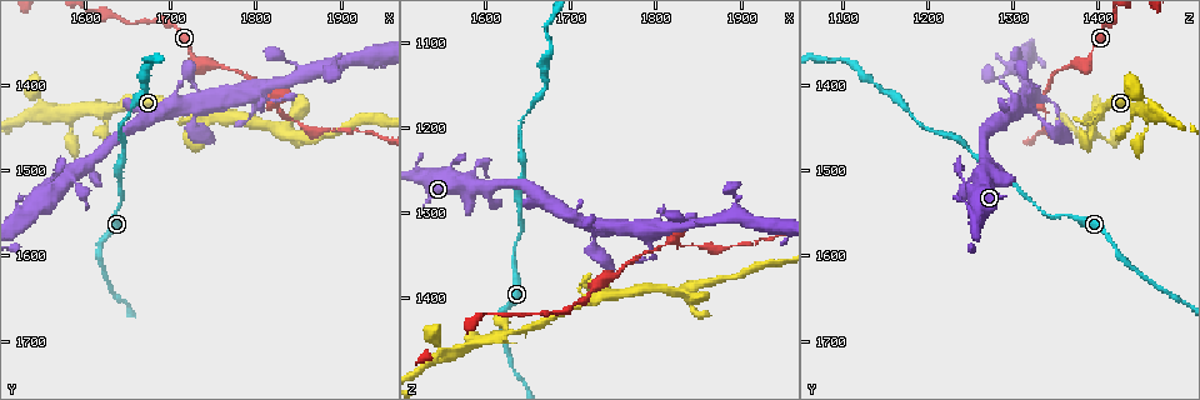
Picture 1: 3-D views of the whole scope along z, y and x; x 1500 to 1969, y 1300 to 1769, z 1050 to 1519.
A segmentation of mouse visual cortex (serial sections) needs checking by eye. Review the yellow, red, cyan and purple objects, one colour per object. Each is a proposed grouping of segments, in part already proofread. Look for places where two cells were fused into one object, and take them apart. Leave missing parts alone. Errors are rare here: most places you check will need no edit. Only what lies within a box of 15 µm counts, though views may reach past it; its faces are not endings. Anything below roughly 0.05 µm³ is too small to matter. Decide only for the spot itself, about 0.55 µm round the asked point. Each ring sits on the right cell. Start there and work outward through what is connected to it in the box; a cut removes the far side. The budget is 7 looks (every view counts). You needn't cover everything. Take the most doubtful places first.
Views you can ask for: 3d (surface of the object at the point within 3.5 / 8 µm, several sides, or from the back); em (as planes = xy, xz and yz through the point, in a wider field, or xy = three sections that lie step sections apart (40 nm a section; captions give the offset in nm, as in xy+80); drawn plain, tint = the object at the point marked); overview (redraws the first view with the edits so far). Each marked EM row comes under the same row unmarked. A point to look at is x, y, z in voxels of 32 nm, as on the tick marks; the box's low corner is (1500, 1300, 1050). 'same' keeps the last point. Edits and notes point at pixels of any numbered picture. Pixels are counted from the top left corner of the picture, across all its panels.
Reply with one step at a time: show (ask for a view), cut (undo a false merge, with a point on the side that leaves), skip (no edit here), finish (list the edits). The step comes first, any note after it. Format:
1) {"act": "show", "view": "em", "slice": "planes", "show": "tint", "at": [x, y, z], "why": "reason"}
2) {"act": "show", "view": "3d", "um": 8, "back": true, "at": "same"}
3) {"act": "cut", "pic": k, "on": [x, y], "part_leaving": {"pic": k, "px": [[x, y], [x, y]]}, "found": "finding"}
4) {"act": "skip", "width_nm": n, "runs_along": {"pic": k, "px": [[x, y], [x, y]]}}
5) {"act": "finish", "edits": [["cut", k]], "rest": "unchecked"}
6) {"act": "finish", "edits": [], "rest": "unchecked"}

{"act": "show", "view": "3d", "um": 8, "at": [1625, 1425, 1440], "why": "side arm on a straight run"}

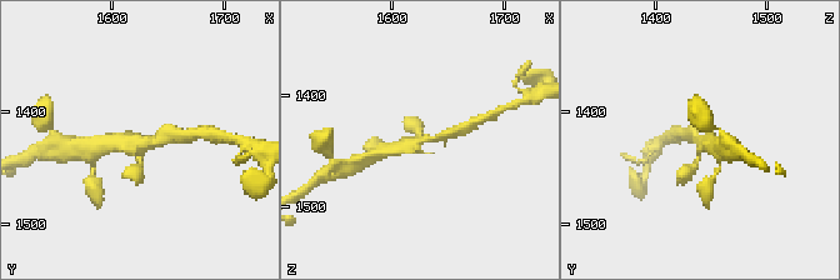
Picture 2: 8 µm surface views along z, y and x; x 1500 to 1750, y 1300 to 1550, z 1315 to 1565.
{"act": "show", "view": "3d", "um": 3.5, "at": [1620, 1428, 1442], "why": "zoom in"}

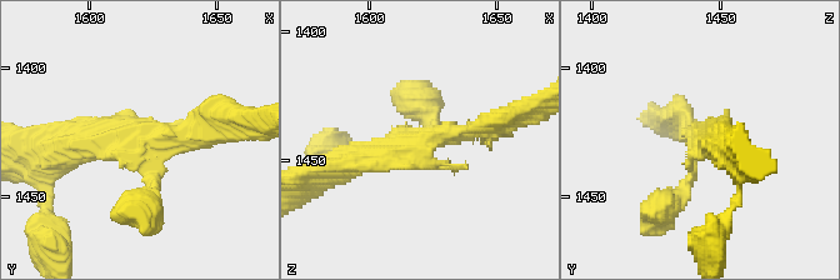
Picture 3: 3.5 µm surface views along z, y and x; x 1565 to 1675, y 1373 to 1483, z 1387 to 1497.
{"act": "show", "view": "em", "slice": "xy", "step": 2, "show": "tint", "at": [1623, 1429, 1442], "why": "shape alone is not enough"}

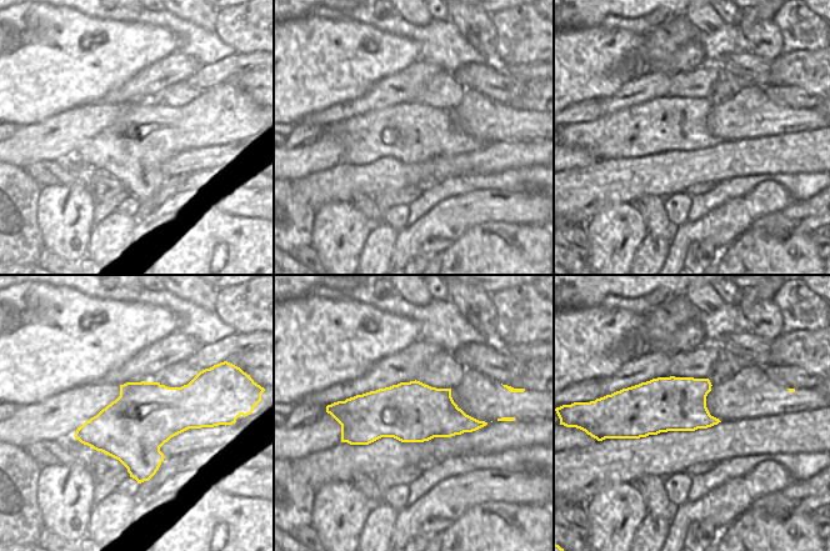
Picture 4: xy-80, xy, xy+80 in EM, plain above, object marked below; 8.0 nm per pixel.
{"act": "skip", "runs_along": {"pic": 3, "px": [[503, 120], [345, 161]]}, "found": "one cell here"}

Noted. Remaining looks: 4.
{"act": "show", "view": "3d", "um": 3.5, "at": [1820, 1420, 1330], "why": "thin arm on a thick one"}

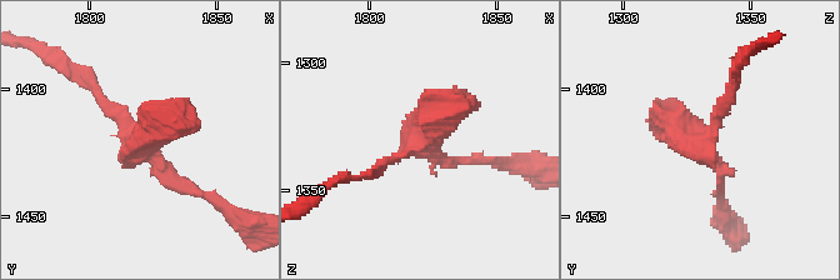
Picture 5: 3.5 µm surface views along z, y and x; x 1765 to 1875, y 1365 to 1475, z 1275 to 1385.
{"act": "show", "view": "em", "slice": "planes", "show": "tint", "at": [1821, 1422, 1330]}

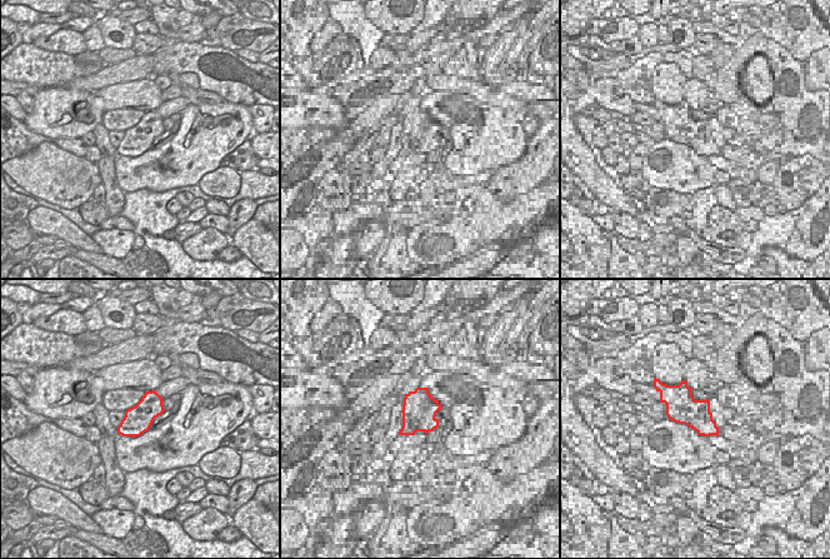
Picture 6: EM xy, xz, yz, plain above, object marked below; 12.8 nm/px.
{"act": "skip", "runs_along": {"pic": 5, "px": [[94, 84], [144, 153], [201, 195]]}, "found": "one cell here"}

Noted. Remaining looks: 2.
{"act": "show", "view": "3d", "um": 3.5, "at": [1725, 1425, 1310], "why": "thick turns thin"}

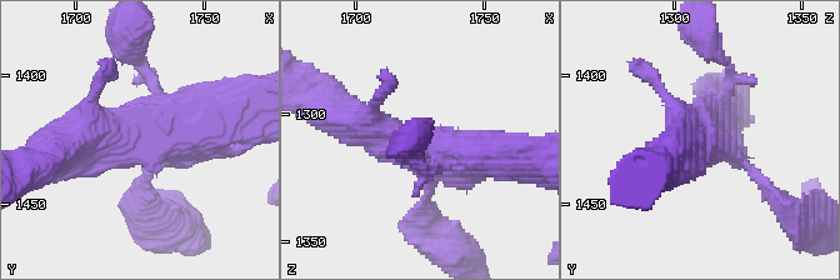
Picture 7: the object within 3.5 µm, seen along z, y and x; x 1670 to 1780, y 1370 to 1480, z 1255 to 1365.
{"act": "show", "view": "em", "slice": "xy", "step": 5, "show": "tint", "at": [1728, 1426, 1314], "arms": 4, "arm_widths_nm": [150, 150, 450, 600]}

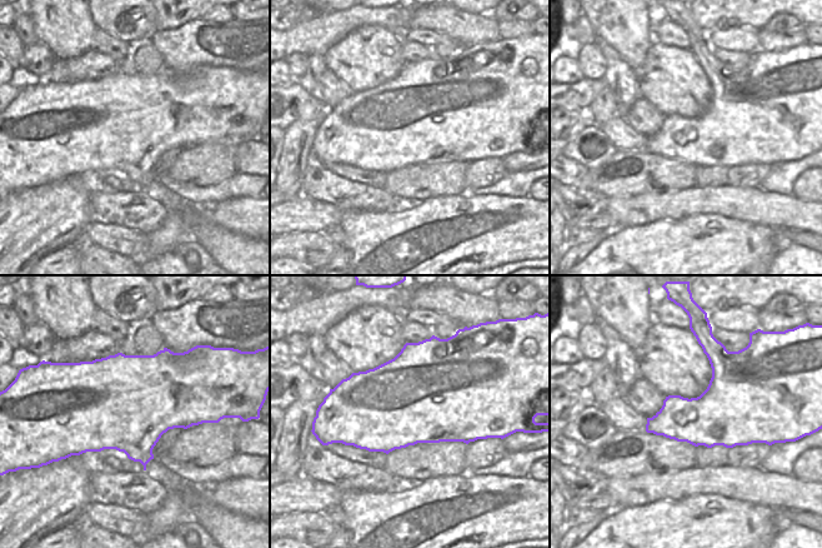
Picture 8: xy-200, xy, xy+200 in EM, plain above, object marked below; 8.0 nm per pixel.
{"act": "skip", "runs_along": {"pic": 7, "px": [[349, 119], [418, 150], [503, 158]]}, "found": "one cell here"}

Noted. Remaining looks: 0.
{"act": "finish", "edits": [], "rest": "unchecked"}

